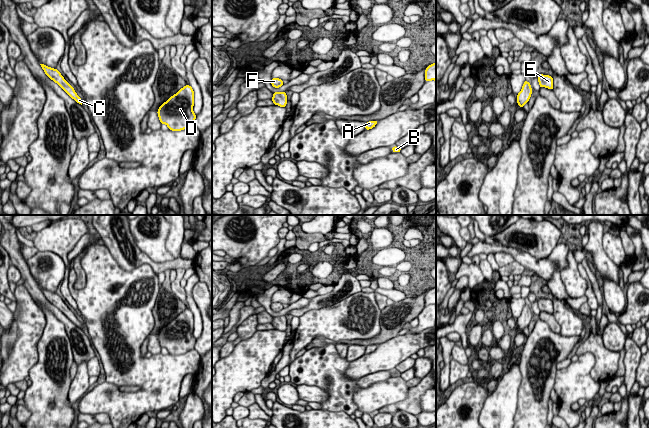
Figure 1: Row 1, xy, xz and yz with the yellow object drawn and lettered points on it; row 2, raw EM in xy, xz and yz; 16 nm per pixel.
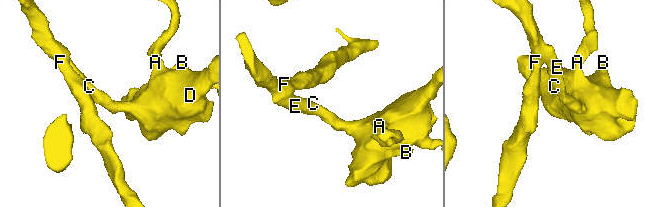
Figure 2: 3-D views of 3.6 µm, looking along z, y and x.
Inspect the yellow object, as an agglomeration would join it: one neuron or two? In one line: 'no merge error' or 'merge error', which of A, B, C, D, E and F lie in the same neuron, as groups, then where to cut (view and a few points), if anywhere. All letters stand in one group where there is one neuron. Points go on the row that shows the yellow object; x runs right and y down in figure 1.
no merge error; A B C D E F; no cut

